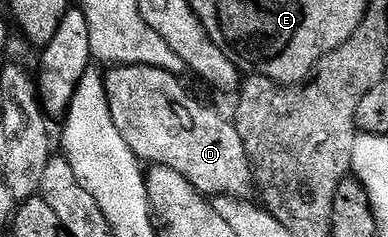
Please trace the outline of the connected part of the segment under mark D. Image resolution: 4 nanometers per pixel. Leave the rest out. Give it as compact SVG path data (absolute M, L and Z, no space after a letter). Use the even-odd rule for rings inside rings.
M122 64L110 67L108 72L103 81L111 118L115 120L119 134L123 134L123 142L131 146L138 160L149 166L167 166L167 170L183 174L183 178L187 178L187 182L191 182L191 186L206 198L245 198L249 191L254 191L253 173L236 123L229 121L228 124L219 113L192 100L177 81L178 77L162 68Z

